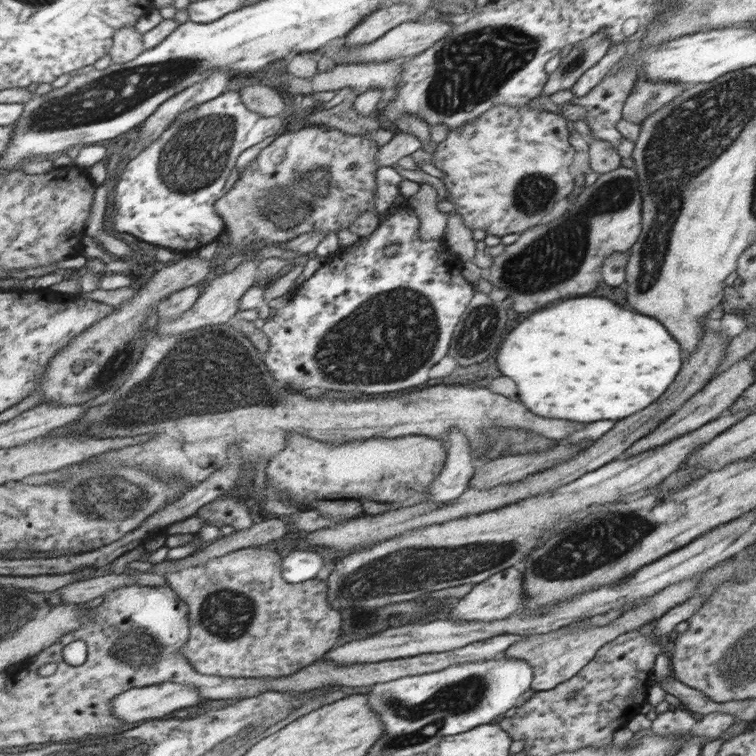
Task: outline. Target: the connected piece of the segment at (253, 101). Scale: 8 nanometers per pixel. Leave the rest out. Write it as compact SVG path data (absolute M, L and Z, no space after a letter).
M253 84L243 86L238 92L244 105L261 116L270 117L286 112L287 103L284 101L284 96L269 86Z

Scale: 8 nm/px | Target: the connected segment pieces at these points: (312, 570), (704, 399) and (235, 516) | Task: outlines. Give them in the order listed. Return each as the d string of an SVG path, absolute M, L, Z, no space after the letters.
M293 551L283 559L283 577L291 584L301 583L319 572L323 561L314 551Z
M747 356L738 360L735 364L732 364L729 368L718 372L715 376L711 376L709 380L689 399L687 399L679 409L671 414L665 422L662 422L661 426L658 425L652 431L649 431L645 436L642 436L639 440L636 440L626 448L617 459L625 458L626 456L633 456L634 454L640 454L640 452L646 452L656 446L662 446L666 442L678 438L681 434L688 434L693 430L711 423L721 416L732 404L739 398L748 386L754 383L753 380L753 368L754 362L747 360Z
M221 496L215 502L206 504L200 508L197 517L209 522L209 525L220 526L231 525L237 531L246 530L251 527L251 518L241 502L241 498L231 498L231 496Z

